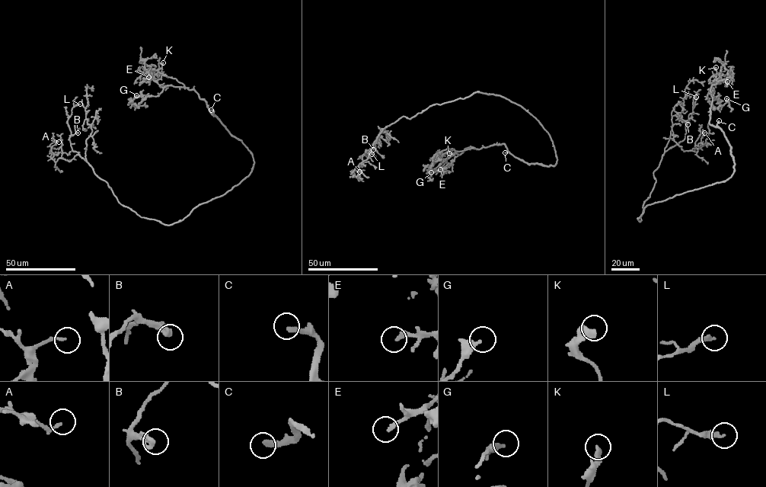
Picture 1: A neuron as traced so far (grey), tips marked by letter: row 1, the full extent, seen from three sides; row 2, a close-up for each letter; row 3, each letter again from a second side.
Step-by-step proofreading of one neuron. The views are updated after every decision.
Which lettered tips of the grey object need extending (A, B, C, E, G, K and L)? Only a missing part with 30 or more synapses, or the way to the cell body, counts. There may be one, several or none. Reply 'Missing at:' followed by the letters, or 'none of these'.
Missing at: B, C, E

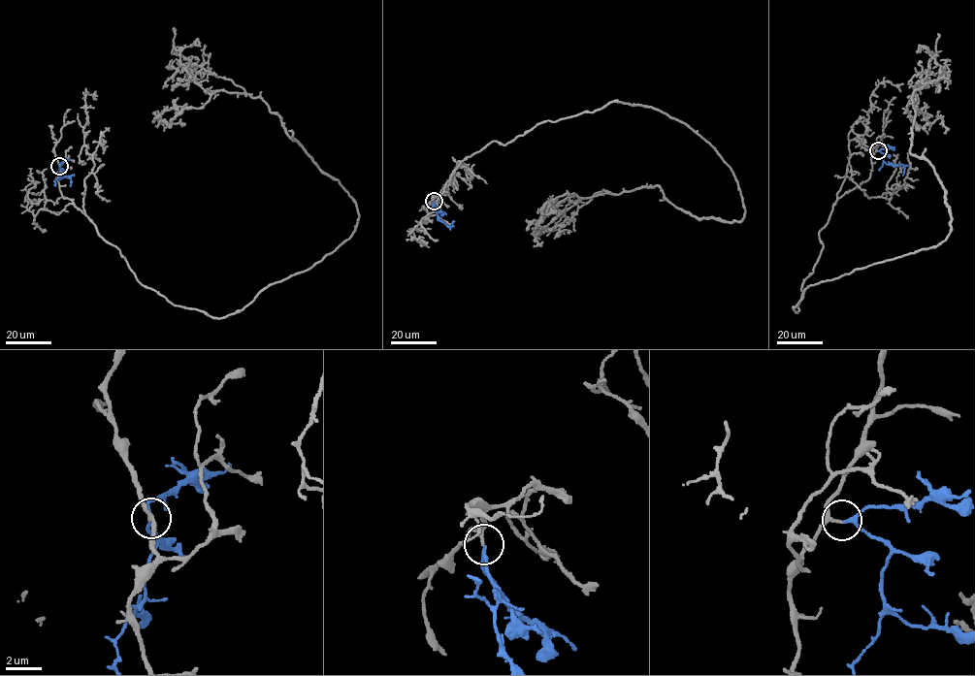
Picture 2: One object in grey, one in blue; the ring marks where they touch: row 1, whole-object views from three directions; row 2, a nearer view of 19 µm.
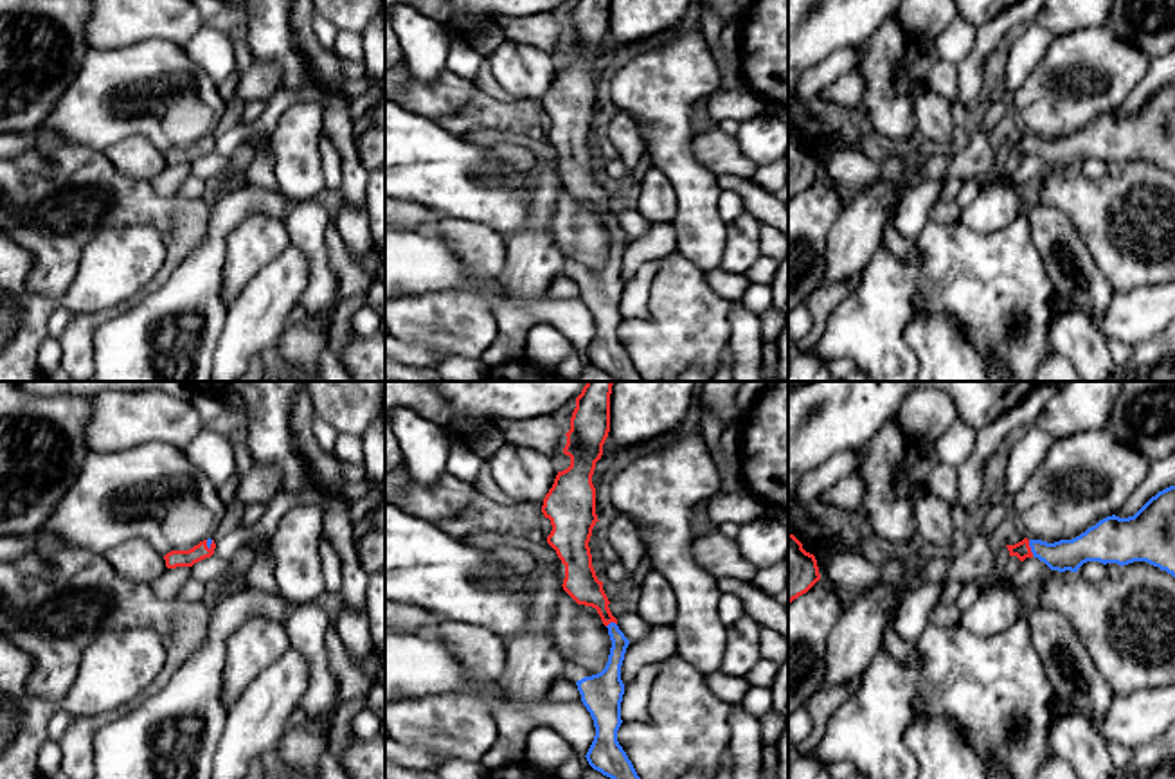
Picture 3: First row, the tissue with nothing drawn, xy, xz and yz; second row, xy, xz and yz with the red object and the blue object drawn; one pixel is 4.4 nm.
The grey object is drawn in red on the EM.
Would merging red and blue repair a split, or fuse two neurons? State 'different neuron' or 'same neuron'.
same neuron

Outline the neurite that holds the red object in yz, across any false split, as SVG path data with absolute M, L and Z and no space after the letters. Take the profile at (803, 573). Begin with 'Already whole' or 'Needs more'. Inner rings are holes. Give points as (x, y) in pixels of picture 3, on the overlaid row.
Already whole. M788 534L788 603L806 594L821 579L817 560Z

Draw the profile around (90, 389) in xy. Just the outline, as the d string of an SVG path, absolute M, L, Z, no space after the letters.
M16 381L32 396L74 394L95 398L106 390L144 392L149 389L189 399L185 381Z

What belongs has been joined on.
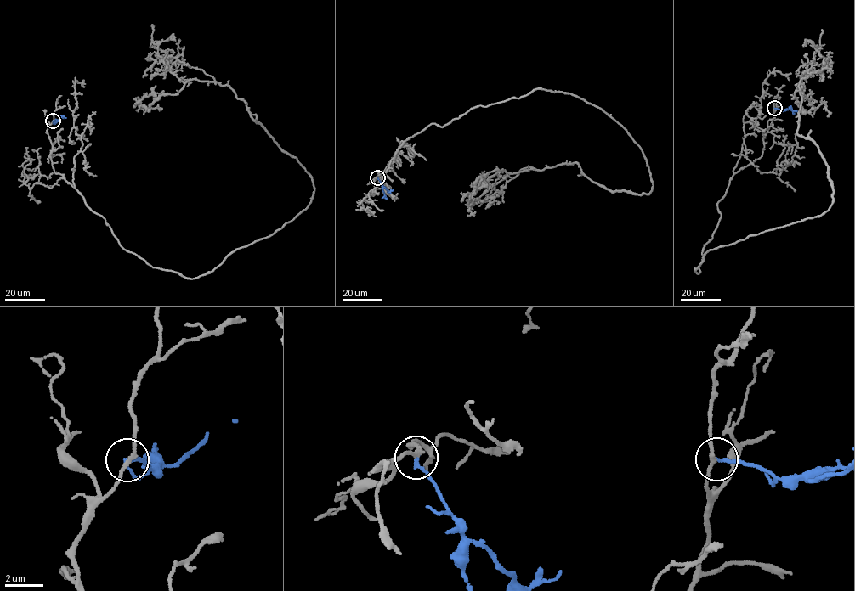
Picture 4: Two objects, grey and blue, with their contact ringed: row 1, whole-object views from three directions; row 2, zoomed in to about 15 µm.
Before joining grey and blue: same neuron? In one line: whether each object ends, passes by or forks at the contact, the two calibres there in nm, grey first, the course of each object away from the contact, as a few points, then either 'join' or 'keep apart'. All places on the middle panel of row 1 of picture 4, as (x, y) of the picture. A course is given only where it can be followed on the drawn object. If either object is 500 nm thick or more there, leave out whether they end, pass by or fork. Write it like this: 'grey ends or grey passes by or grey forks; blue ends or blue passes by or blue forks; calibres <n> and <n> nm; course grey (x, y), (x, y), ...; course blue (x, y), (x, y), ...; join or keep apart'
grey passes by; blue ends; calibres 180 and 160 nm; course grey (378, 177), (433, 123), (540, 89), (619, 123), (653, 185), (610, 190), (577, 163), (497, 170), (467, 216); course blue (378, 177), (384, 194), (382, 198); join

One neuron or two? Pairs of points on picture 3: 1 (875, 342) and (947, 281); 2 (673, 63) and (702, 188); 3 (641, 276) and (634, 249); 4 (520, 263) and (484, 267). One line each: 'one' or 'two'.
1: one
2: one
3: two
4: two

